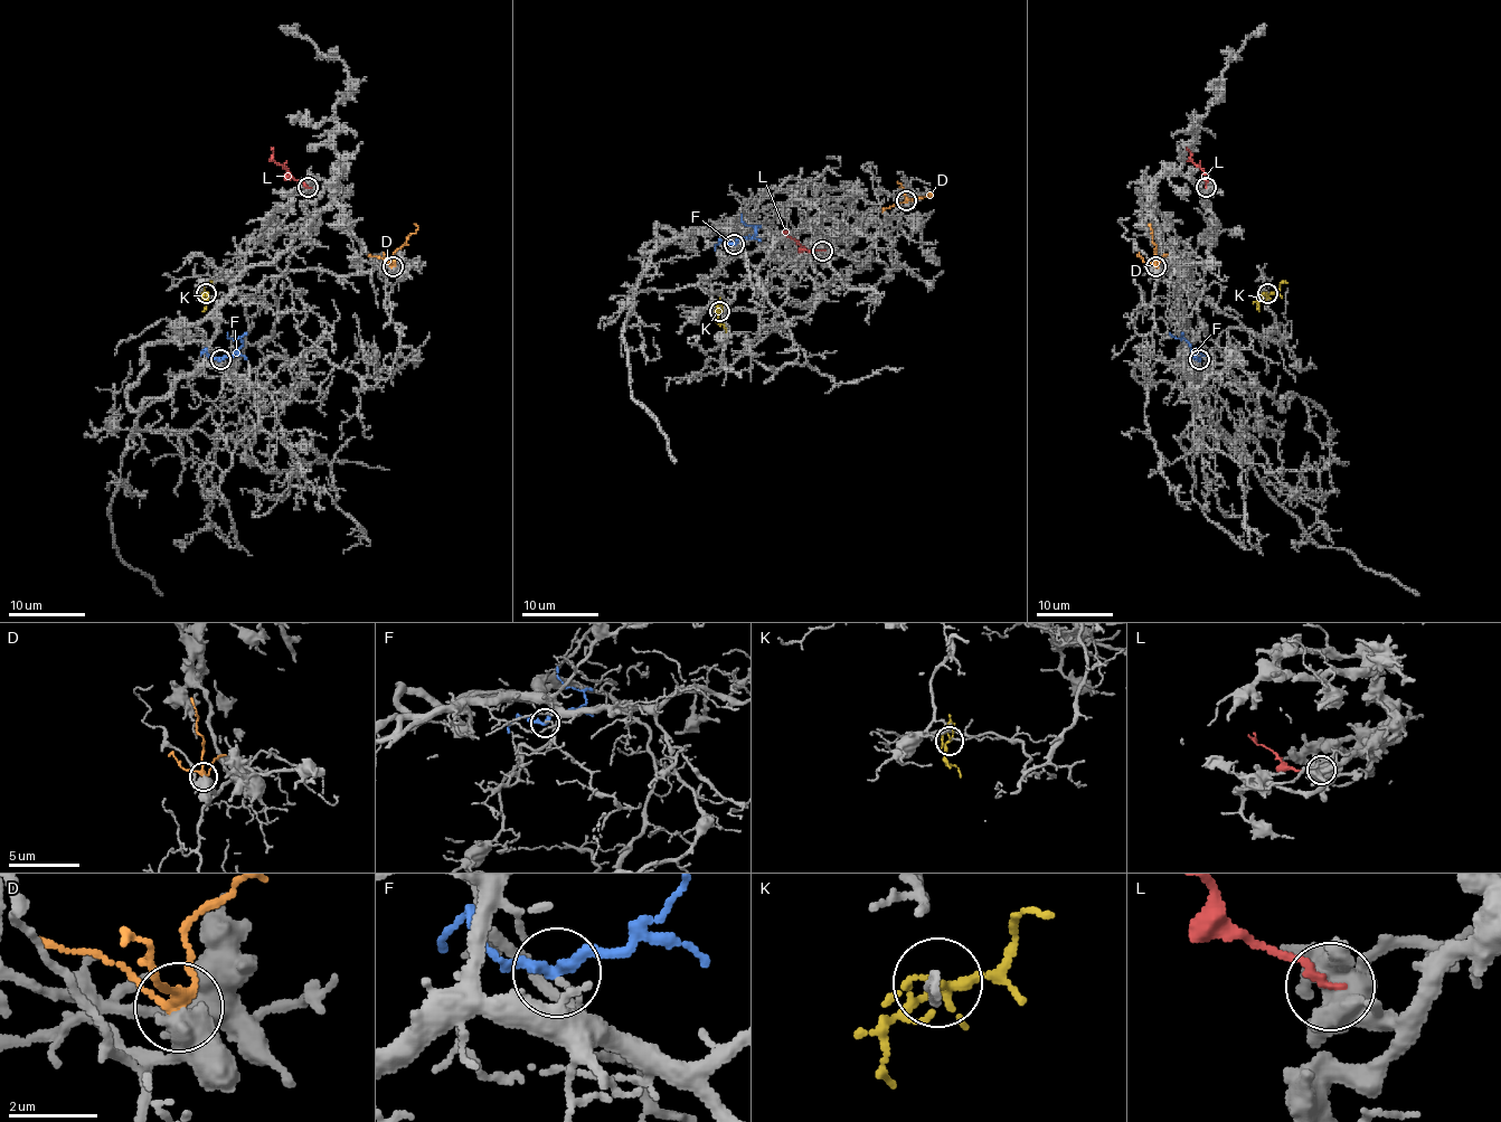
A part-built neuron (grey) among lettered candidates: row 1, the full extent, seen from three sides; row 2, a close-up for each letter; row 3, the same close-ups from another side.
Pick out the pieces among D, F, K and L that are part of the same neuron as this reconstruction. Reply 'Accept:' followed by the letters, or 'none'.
Accept: none

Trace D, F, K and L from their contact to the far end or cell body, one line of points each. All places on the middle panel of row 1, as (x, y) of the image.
D: (907, 200), (932, 195), (927, 192)
F: (734, 244), (756, 233), (743, 222), (742, 214)
K: (720, 311), (718, 324), (726, 332)
L: (821, 250), (804, 250), (785, 230)

